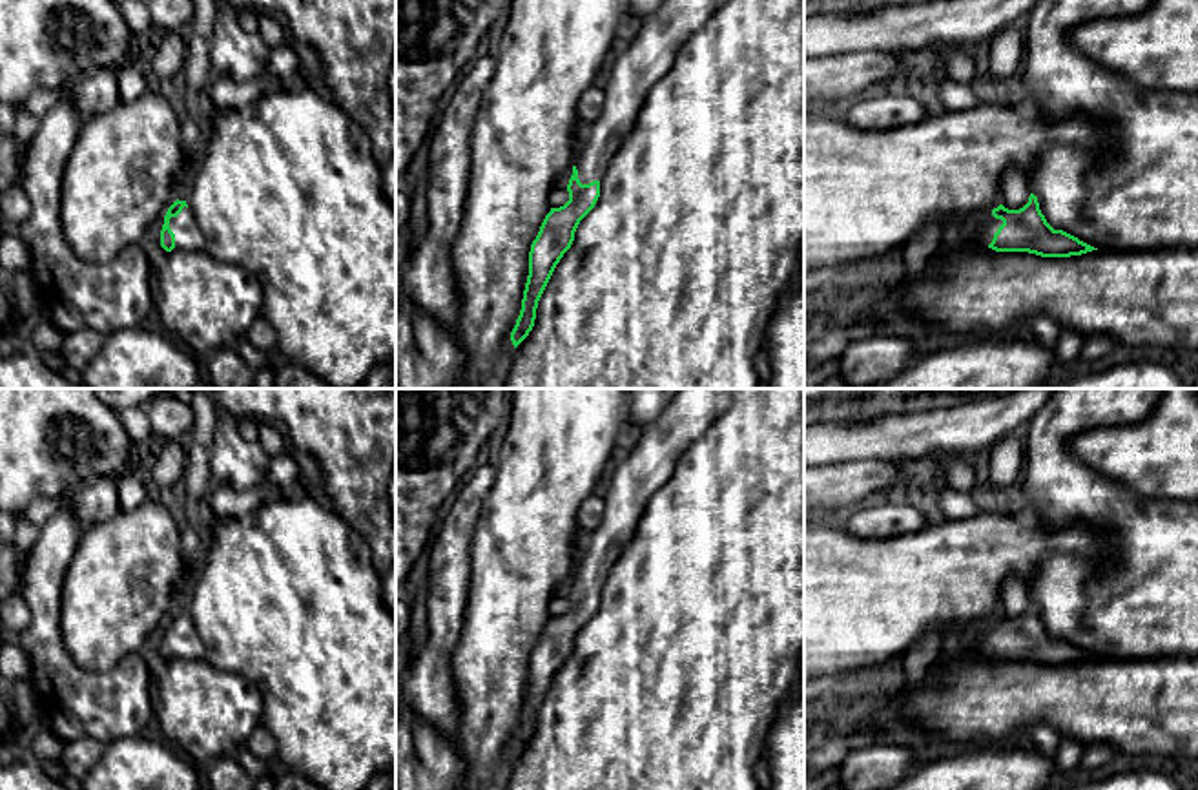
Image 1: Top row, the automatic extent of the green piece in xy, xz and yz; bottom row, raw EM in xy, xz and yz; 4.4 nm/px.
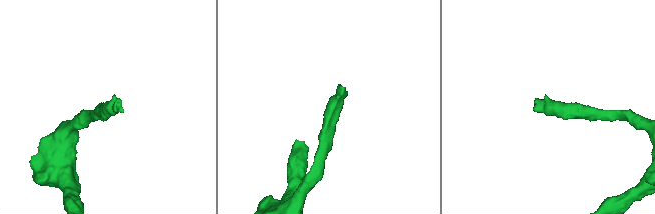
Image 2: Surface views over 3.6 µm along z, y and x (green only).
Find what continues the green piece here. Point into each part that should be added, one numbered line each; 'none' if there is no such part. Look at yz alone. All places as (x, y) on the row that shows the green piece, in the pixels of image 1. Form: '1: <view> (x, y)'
1: yz (985, 228)

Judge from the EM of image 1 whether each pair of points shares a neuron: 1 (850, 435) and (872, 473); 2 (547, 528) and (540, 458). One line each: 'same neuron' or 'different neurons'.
1: different neurons
2: same neuron

